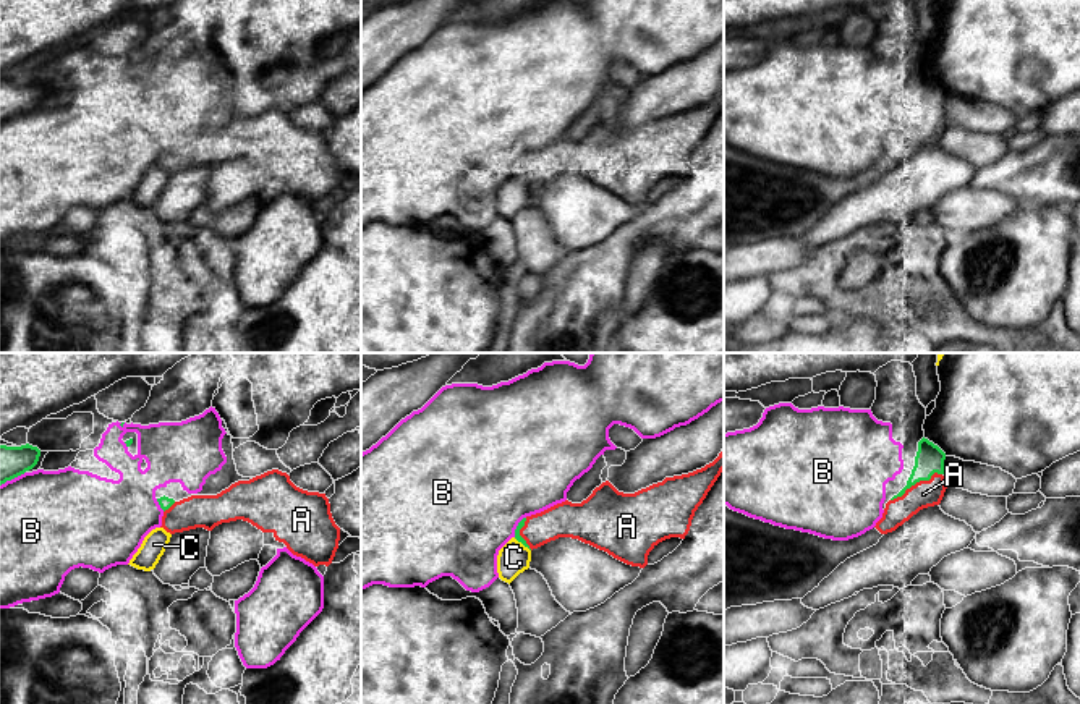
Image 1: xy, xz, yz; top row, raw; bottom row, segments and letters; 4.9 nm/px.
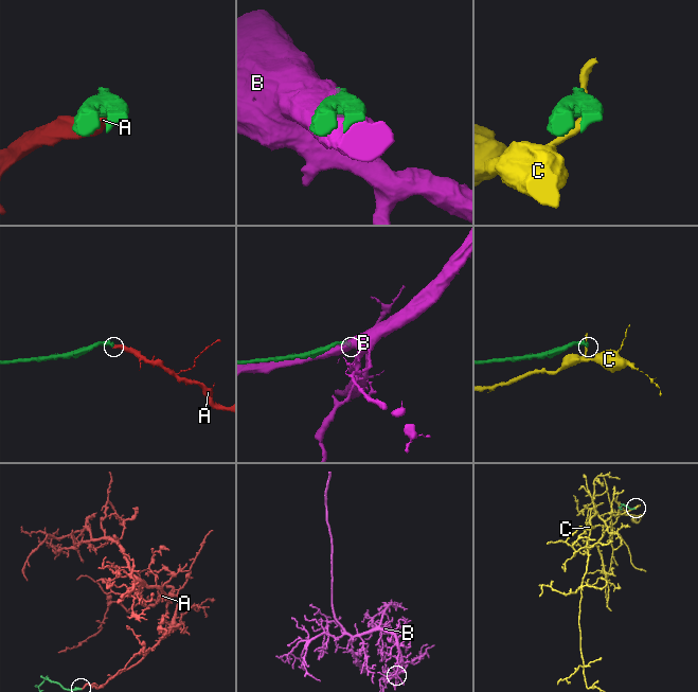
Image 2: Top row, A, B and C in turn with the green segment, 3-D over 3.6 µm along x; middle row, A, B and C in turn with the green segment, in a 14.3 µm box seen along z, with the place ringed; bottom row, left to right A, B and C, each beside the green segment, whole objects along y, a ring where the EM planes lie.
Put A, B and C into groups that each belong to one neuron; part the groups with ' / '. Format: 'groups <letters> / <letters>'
groups A / B / C

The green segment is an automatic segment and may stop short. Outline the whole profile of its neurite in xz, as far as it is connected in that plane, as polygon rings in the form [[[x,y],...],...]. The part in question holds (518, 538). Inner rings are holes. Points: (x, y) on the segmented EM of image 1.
[[[724,448],[704,468],[665,477],[635,494],[619,492],[606,481],[581,503],[565,500],[523,518],[515,539],[533,550],[559,537],[572,537],[644,568],[659,542],[685,539],[695,511],[722,471]]]

